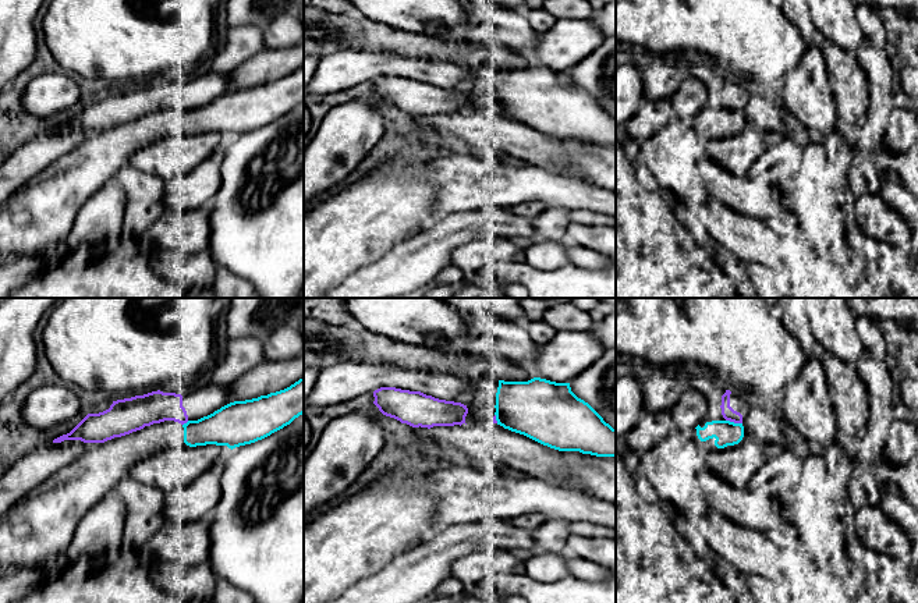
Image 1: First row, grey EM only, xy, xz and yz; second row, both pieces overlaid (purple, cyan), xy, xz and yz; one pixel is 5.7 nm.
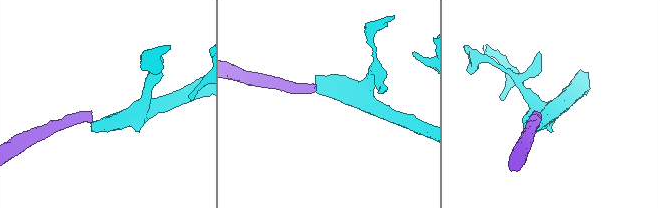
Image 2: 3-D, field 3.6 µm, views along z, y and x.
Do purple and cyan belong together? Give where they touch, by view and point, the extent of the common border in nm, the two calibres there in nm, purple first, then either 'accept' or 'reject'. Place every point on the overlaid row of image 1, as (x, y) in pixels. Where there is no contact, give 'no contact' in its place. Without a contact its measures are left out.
yz (734, 422) | 100 nm | 80/140 nm | reject

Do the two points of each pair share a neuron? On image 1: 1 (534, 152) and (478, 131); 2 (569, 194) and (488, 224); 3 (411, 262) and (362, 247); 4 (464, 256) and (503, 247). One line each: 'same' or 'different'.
1: same
2: different
3: different
4: same

